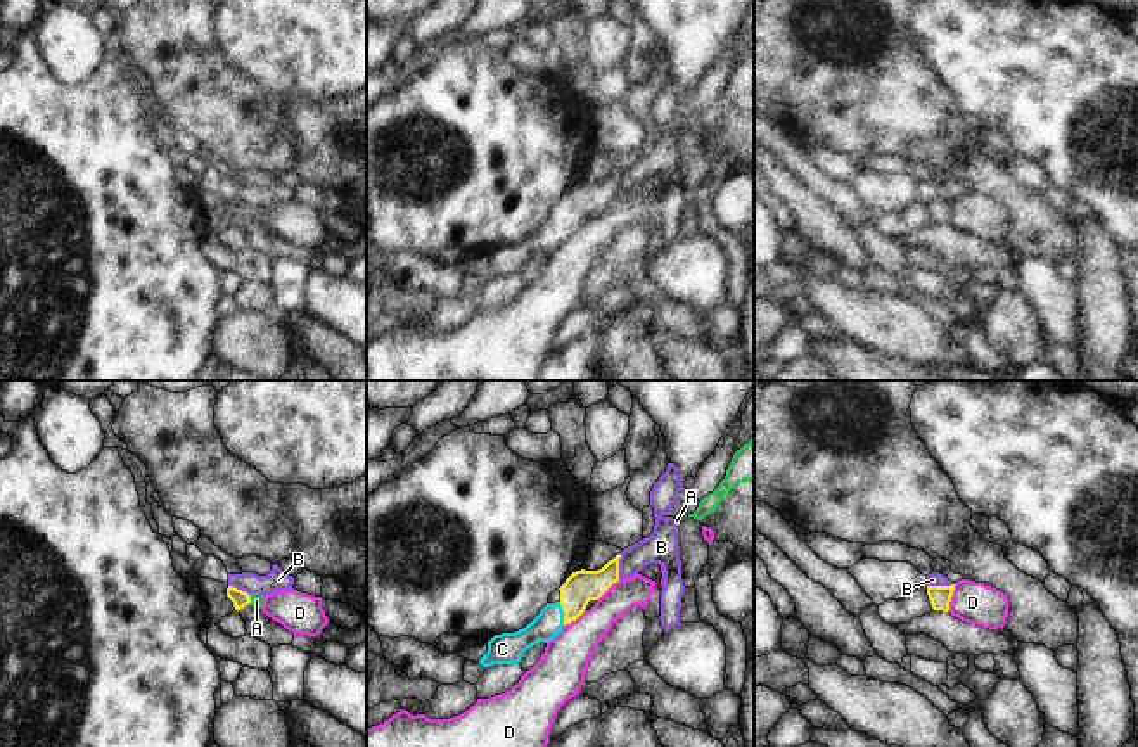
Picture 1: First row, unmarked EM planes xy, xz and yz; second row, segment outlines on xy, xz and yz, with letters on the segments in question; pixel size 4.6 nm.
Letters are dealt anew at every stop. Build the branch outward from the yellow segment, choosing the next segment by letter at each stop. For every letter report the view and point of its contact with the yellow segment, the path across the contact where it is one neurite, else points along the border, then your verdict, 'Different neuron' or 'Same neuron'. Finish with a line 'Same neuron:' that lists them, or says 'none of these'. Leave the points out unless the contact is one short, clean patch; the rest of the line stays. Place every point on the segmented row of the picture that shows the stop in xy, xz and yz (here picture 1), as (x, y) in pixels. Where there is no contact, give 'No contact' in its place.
A: Touches yellow at xy (249, 599). Path across: xy (241, 599), (249, 599), (256, 600). Same neuron
B: Touches yellow at yz (939, 587). Boundary: yz (953, 583), (927, 587). Different neuron
C: Touches yellow at xz (564, 614). Path across: xz (581, 587), (564, 614), (549, 623). Same neuron
D: Touches yellow at yz (950, 599). Boundary: yz (955, 585), (946, 611). Different neuron
Same neuron: A, C

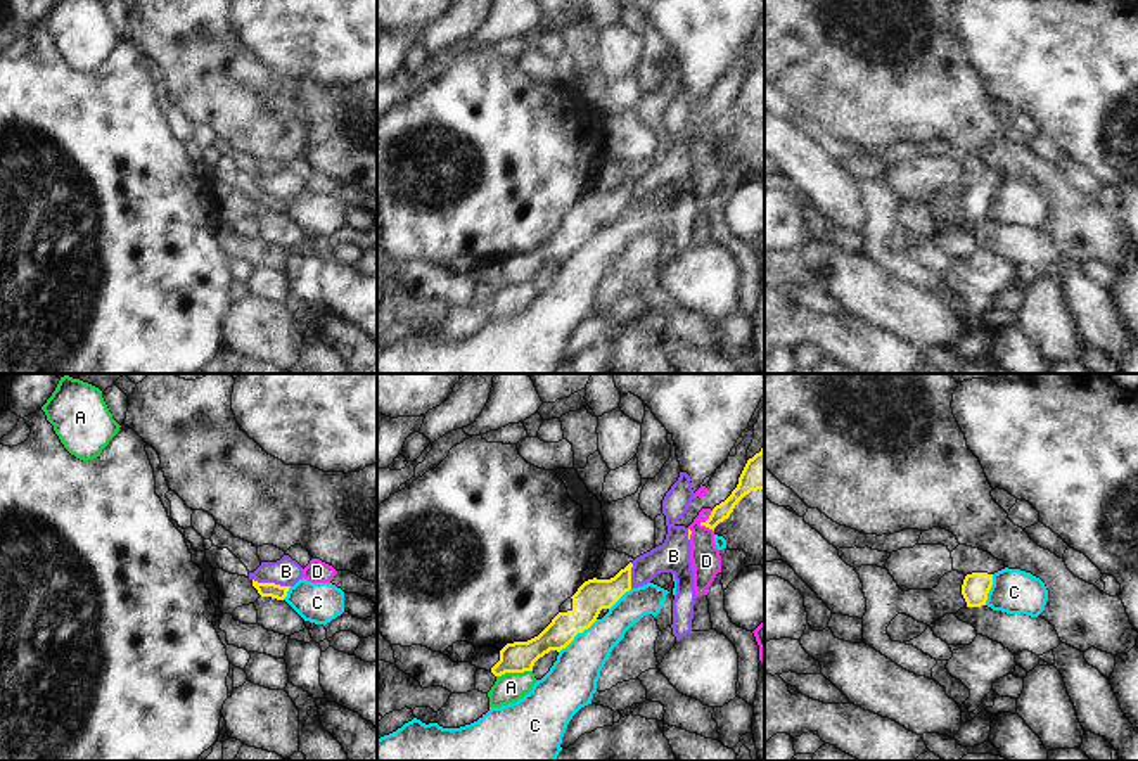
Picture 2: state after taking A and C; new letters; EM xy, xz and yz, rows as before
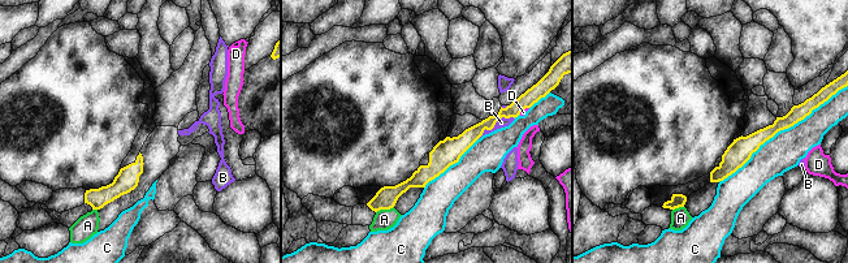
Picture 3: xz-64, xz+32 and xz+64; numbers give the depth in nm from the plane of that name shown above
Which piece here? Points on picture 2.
A: Touches yellow at xz (514, 671). Boundary: xz (531, 670), (497, 677). Different neuron
B: Touches yellow at xy (272, 583). Boundary: xy (253, 578), (263, 583), (289, 587). Different neuron
C: Touches yellow at xz (578, 632). Boundary: xz (597, 620), (559, 652). Different neuron
D: Touches yellow at xz (704, 523). Boundary: xz (713, 511), (704, 523), (713, 531). Different neuron
Same neuron: none of these

